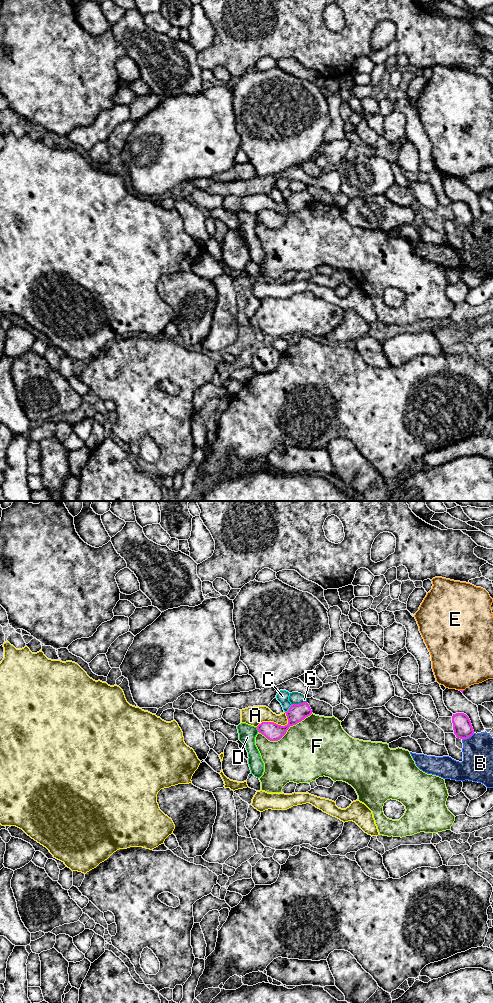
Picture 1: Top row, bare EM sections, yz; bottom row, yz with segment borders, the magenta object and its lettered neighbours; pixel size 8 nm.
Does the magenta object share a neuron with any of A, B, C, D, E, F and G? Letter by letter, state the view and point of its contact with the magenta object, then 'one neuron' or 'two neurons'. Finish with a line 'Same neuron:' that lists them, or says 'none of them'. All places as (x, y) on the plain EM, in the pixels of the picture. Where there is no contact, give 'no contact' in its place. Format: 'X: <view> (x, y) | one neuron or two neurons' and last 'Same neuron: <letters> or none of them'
A: yz (273, 210) | two neurons
B: yz (468, 225) | two neurons
C: yz (289, 196) | two neurons
D: yz (257, 217) | two neurons
E: yz (461, 178) | two neurons
F: yz (286, 219) | two neurons
G: yz (299, 191) | two neurons
Same neuron: none of them

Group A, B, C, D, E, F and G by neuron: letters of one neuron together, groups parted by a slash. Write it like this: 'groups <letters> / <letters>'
groups A / B / C / D / E / F / G

